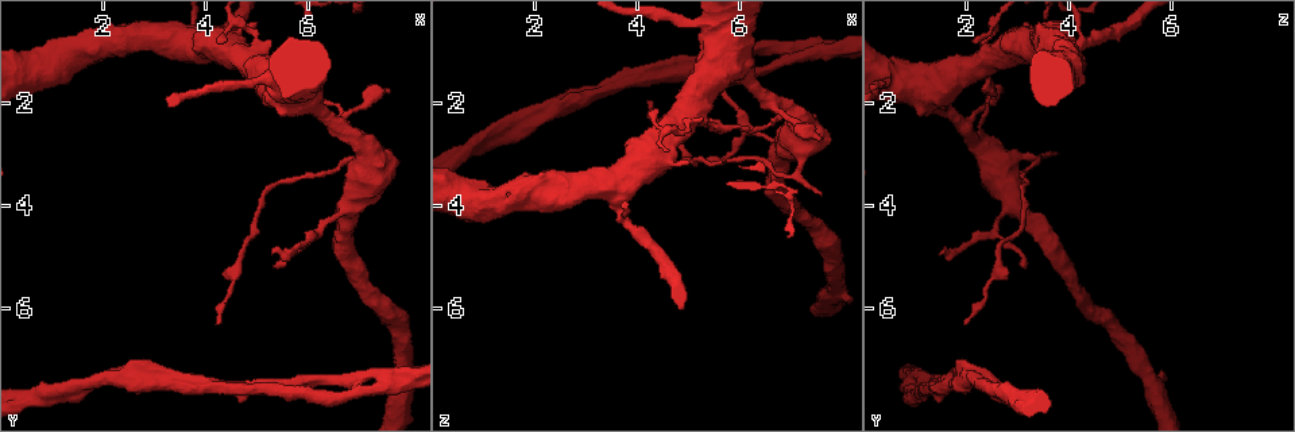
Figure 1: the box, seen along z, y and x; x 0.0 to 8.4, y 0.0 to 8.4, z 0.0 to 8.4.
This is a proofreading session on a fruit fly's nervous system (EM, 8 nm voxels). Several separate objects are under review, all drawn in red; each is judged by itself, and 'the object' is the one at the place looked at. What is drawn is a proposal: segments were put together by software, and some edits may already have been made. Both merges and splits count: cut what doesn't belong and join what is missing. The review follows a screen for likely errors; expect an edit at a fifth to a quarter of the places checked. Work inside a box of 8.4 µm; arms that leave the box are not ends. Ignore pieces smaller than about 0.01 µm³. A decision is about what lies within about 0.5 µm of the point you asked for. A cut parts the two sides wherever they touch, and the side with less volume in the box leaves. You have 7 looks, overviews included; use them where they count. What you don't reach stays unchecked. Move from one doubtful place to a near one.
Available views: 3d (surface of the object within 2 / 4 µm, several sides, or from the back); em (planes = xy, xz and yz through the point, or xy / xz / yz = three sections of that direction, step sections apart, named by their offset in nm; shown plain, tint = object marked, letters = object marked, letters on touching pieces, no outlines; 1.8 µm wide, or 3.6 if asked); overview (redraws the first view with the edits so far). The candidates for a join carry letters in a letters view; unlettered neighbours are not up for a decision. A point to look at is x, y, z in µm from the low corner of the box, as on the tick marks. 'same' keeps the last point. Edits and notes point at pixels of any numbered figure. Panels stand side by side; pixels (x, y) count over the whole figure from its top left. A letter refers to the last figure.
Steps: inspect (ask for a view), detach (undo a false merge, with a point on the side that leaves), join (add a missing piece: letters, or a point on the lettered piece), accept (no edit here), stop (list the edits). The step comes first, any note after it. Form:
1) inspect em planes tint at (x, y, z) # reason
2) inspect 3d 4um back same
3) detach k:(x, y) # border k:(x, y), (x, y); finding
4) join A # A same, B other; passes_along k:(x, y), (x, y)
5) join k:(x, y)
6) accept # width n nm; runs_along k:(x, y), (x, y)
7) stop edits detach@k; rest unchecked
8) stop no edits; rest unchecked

inspect 3d 4um at (5.50, 1.60, 1.10) # calibre changes

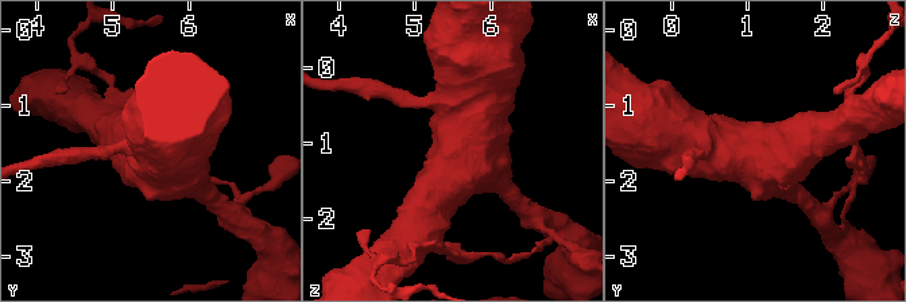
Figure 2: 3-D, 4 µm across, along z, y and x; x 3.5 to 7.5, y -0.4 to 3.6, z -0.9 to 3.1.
inspect em 3.6um yz step 16 letters at (5.50, 1.70, 1.05) # need the tissue

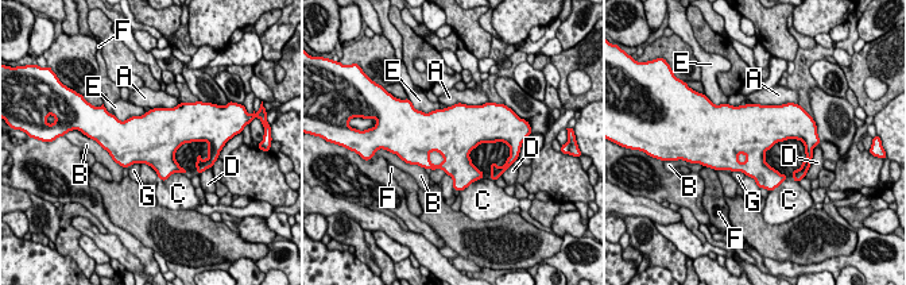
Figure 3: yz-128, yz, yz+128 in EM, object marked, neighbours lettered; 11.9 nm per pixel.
inspect em 3.6um planes letters same

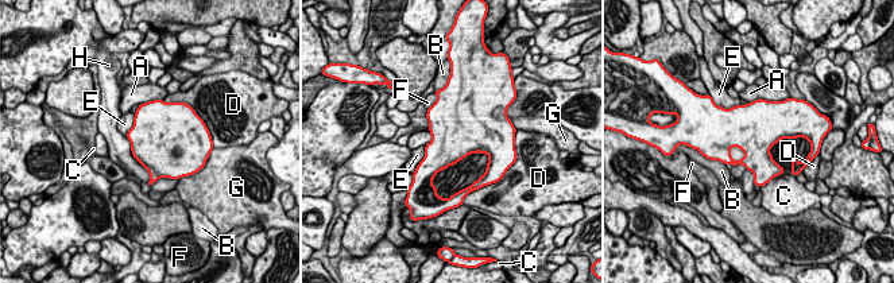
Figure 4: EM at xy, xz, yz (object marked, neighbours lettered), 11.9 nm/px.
accept # A other, B other, C other, D other, E other, F other, G other, H other; border 4:(124, 135), (150, 183), (175, 179); continuous, no second cell

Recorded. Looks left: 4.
inspect em planes letters at (4.20, 6.25, 1.95) # tapers out

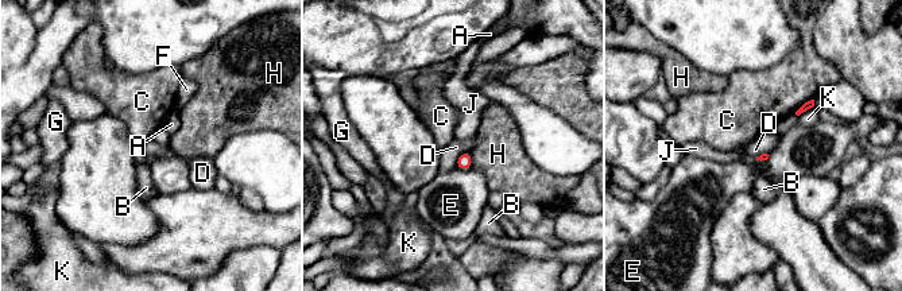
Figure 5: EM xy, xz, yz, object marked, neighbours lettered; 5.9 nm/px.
accept # A other, B other, C other, D other, E other, F other, G other, H other, J other, K other; border 5:(469, 151), (463, 151), (459, 155); no lettered piece goes on from it

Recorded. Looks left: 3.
inspect 3d 2um at (5.10, 7.50, 1.30) # three arms meet

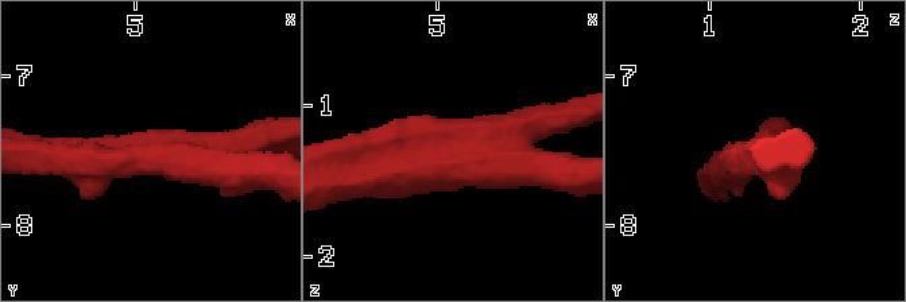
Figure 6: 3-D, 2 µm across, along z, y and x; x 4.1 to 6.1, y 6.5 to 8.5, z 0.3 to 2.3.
inspect em planes letters at (5.12, 7.56, 1.26) # need the tissue

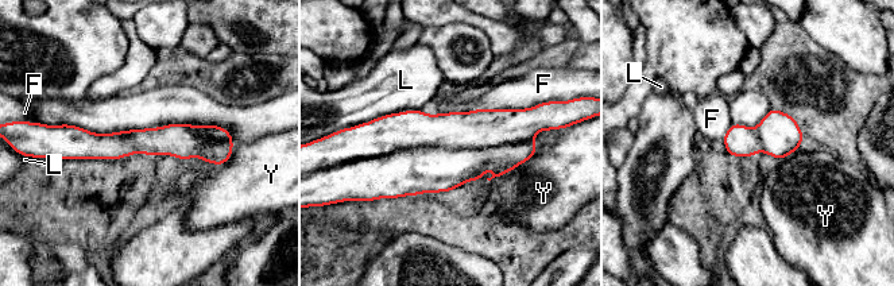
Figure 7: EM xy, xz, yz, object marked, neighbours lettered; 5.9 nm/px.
accept # width 190 nm; F other, L other, Y other; one cell here

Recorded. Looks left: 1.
stop no edits; rest unchecked

